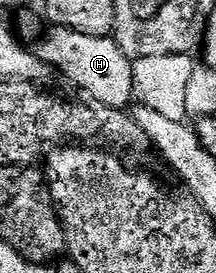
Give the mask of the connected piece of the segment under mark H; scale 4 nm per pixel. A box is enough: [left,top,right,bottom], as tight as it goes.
[36,26,135,109]

